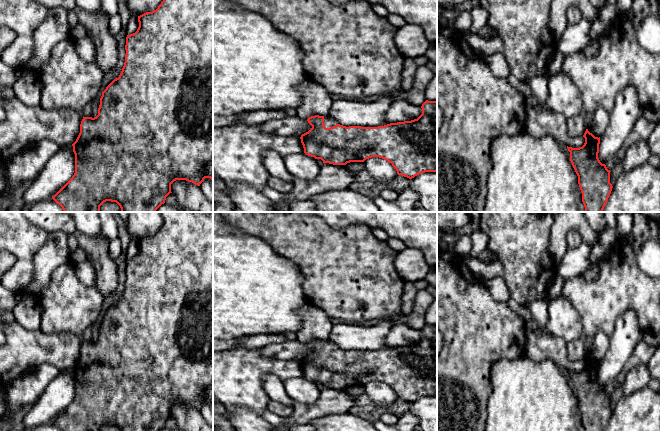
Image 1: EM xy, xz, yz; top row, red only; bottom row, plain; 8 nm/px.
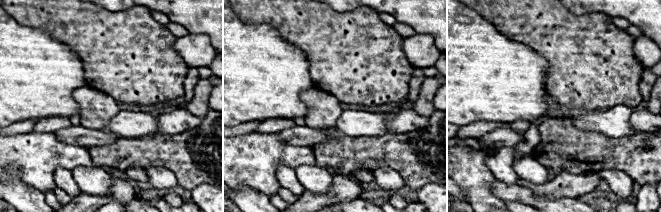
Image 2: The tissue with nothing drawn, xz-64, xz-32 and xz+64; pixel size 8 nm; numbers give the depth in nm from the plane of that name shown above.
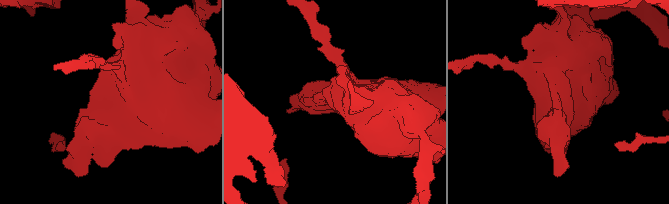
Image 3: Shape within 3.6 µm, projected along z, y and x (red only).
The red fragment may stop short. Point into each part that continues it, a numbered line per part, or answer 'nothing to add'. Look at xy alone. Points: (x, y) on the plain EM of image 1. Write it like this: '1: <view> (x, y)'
nothing to add

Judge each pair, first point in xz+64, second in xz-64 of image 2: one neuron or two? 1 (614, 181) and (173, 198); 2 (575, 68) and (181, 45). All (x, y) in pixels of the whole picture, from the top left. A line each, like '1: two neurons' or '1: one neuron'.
1: two neurons
2: two neurons

